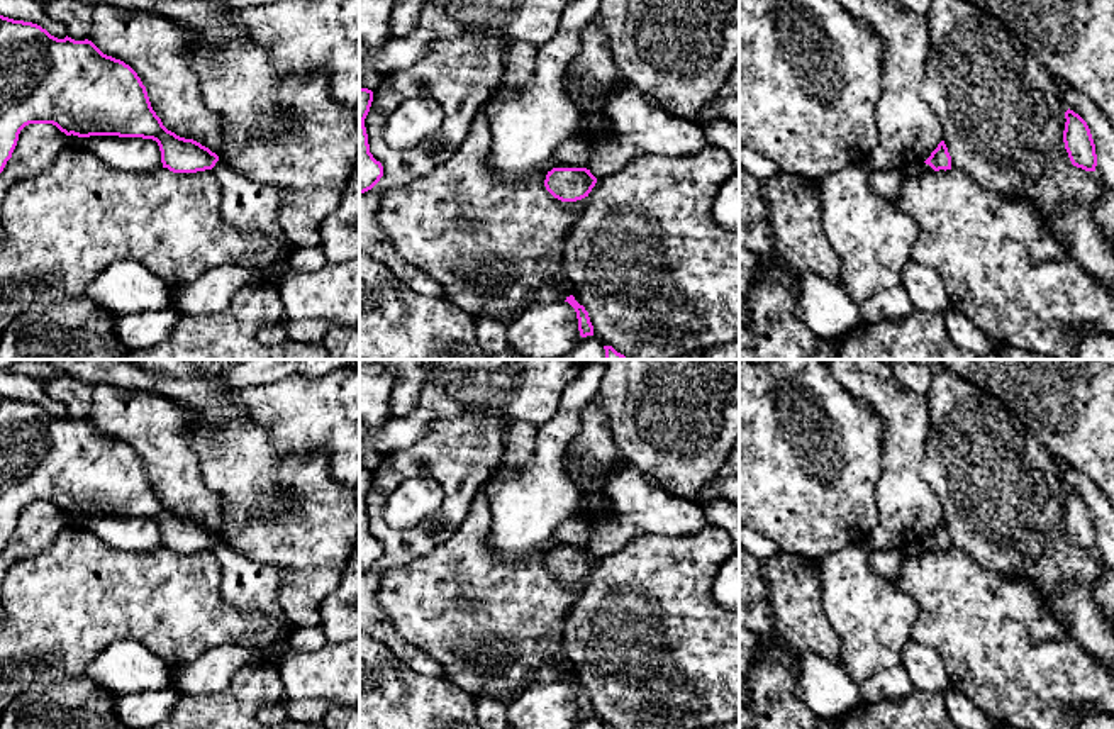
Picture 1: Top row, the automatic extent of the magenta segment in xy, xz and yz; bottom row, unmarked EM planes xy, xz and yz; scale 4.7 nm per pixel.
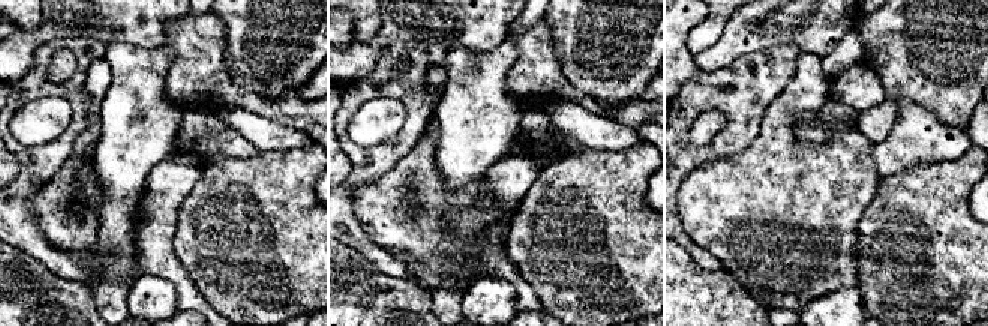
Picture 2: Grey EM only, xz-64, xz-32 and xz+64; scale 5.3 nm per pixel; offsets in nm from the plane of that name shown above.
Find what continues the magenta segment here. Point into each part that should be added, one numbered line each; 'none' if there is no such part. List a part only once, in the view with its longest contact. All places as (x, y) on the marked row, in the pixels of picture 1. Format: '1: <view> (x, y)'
none

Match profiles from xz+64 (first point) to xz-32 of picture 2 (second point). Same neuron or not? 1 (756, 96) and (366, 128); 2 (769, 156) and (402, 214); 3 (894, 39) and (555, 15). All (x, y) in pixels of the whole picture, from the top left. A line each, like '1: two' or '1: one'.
1: two
2: one
3: one

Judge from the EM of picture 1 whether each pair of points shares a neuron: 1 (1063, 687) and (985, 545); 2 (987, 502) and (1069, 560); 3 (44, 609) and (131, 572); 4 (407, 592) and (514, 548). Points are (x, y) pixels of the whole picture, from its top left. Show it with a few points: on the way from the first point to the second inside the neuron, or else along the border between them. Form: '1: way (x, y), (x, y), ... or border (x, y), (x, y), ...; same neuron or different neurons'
1: border (969, 555), (987, 570), (1028, 578), (1038, 594); different neurons
2: way (1008, 519), (1048, 558); same neuron
3: way (66, 604), (109, 585); same neuron
4: border (490, 516), (487, 545), (501, 560), (534, 555); different neurons

